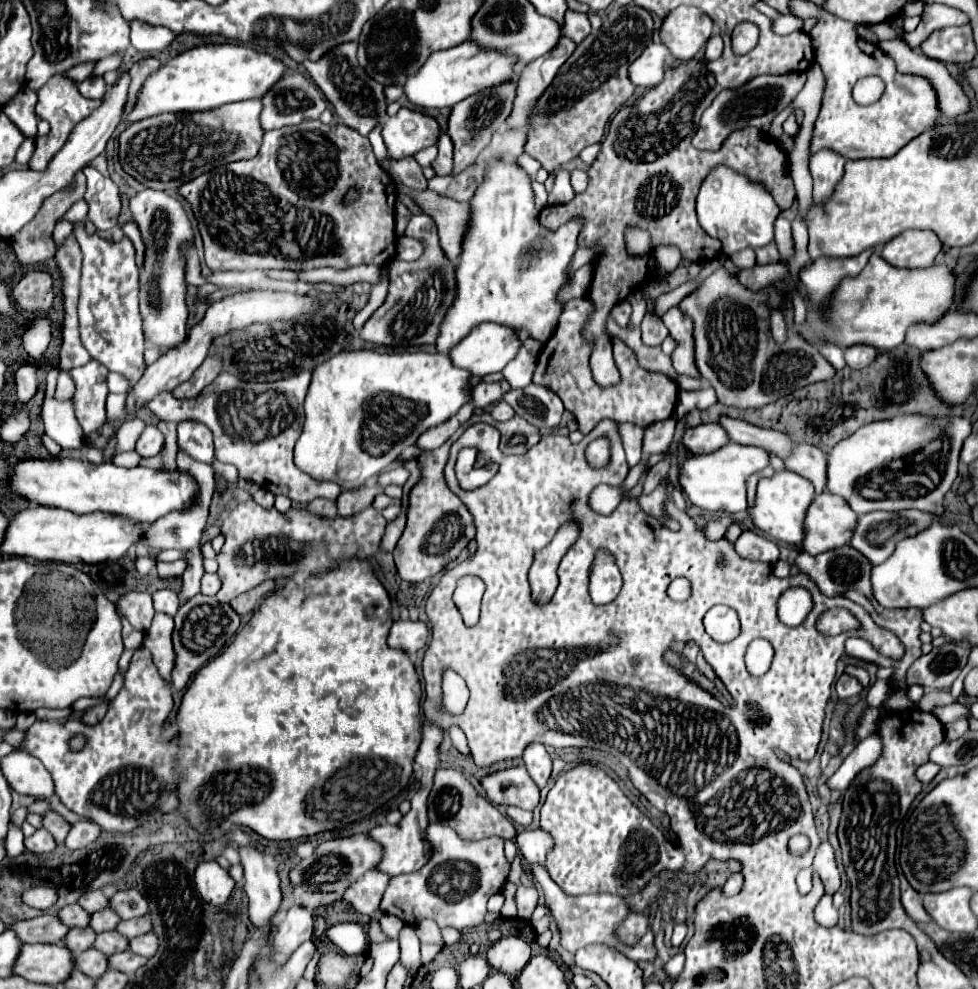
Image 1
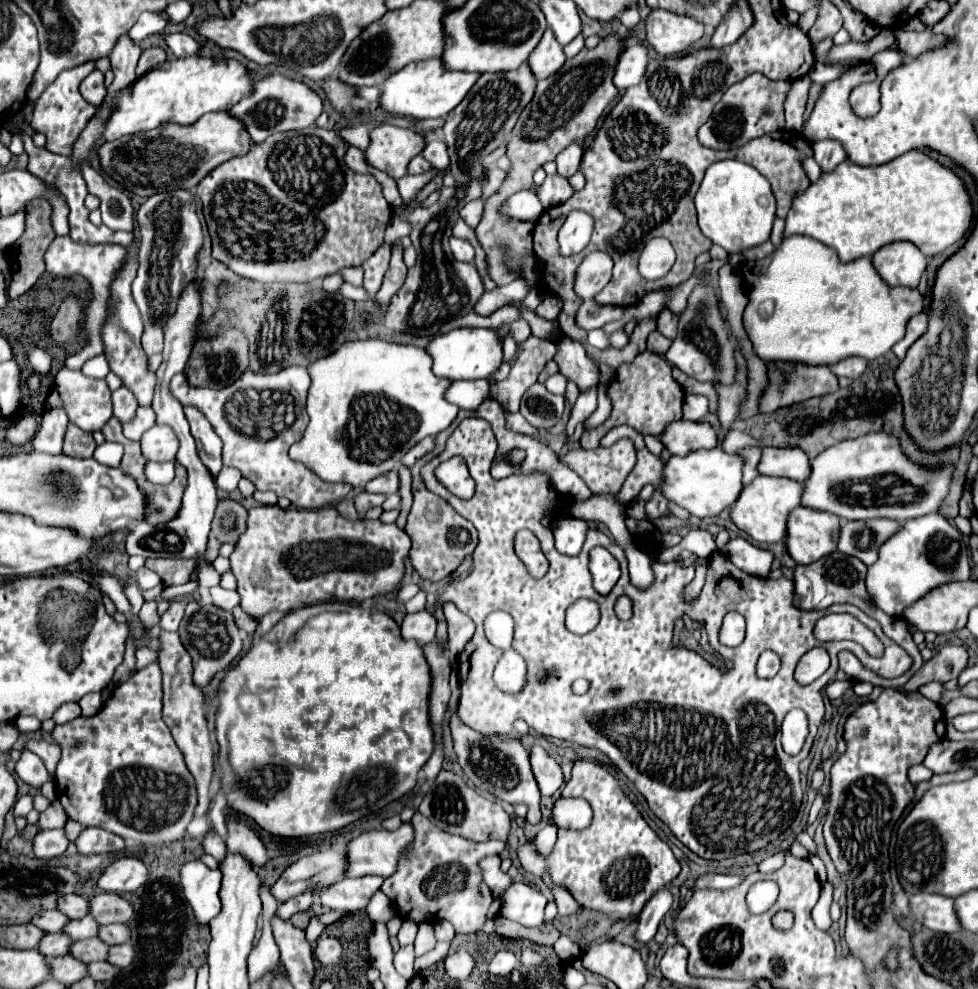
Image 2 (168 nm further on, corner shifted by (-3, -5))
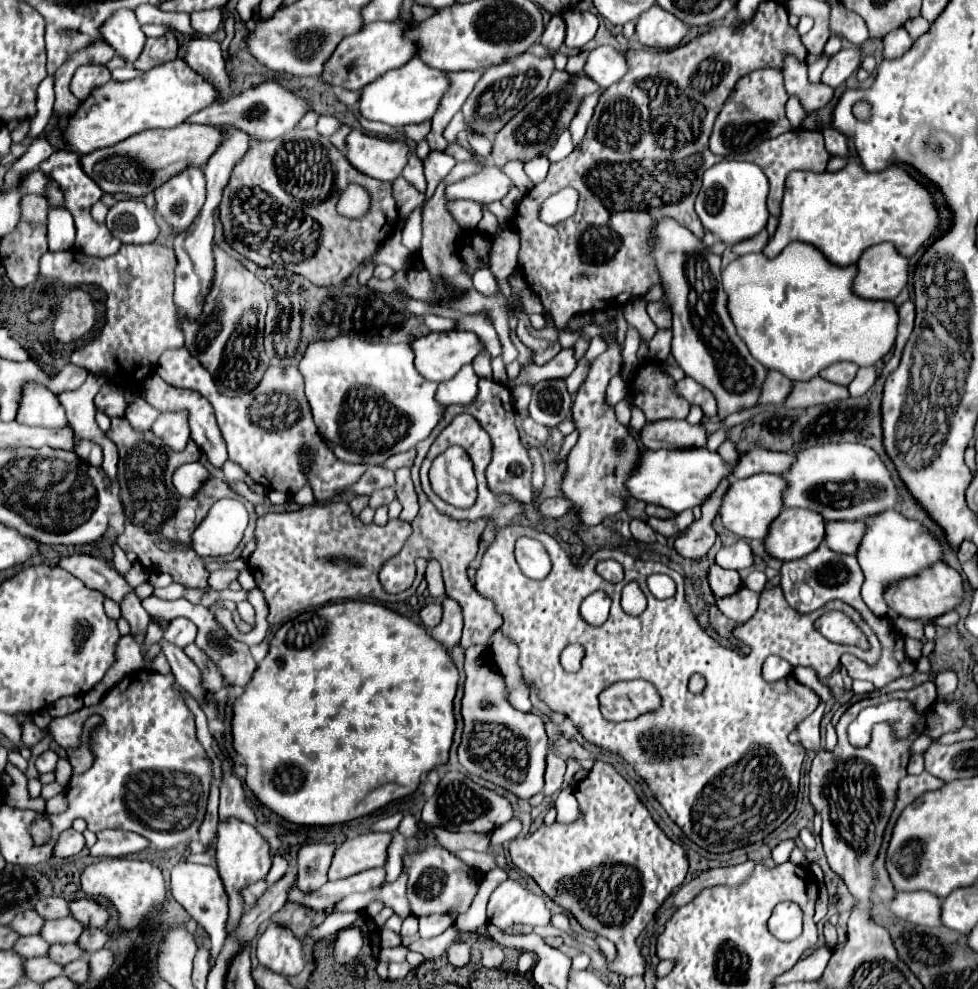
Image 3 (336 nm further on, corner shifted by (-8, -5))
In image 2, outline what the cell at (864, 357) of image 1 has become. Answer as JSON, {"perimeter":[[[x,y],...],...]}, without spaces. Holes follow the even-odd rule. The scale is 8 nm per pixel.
{"perimeter":[[[844,358],[840,362],[836,362],[834,366],[830,366],[830,370],[836,376],[846,376],[846,378],[858,378],[862,376],[862,372],[866,370],[866,360],[864,358]]]}

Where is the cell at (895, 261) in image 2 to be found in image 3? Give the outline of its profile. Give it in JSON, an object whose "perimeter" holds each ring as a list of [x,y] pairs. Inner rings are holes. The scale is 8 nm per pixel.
{"perimeter":[[[887,242],[887,244],[877,244],[875,248],[867,248],[867,252],[863,252],[863,256],[857,262],[859,268],[859,276],[855,280],[855,292],[869,298],[869,300],[893,300],[899,296],[899,292],[907,286],[909,280],[909,260],[905,256],[901,256],[895,248],[895,244]]]}

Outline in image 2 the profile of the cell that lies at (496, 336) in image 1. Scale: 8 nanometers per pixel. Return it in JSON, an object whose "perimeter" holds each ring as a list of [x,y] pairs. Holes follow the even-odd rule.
{"perimeter":[[[454,328],[450,332],[436,334],[424,350],[432,356],[432,368],[436,376],[448,380],[488,378],[502,364],[502,342],[498,334],[488,328]]]}

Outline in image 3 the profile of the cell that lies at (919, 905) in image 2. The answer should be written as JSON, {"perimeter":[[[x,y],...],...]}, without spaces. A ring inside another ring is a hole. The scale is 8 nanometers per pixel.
{"perimeter":[[[927,890],[897,892],[891,902],[891,912],[911,924],[941,926],[941,898]]]}

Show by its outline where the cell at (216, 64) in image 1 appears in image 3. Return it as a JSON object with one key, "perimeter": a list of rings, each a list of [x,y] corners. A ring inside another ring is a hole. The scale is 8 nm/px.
{"perimeter":[[[177,58],[173,62],[159,64],[127,82],[109,80],[103,88],[91,92],[91,96],[81,102],[79,112],[69,120],[69,128],[63,132],[63,136],[69,142],[71,152],[85,156],[93,150],[115,146],[117,142],[143,130],[175,128],[217,100],[217,86],[189,68],[185,60]]]}

